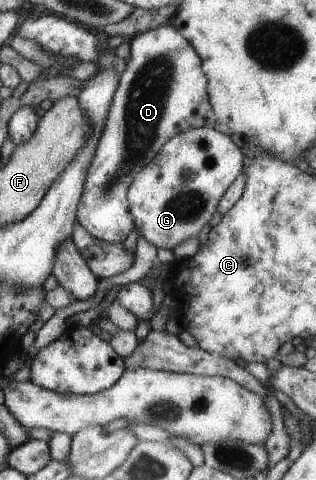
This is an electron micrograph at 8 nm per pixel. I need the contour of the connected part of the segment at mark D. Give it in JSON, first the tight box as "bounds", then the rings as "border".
{"bounds":[75,22,217,243],"border":[[[170,22],[129,38],[128,43],[130,52],[125,61],[126,68],[120,73],[118,88],[112,96],[102,134],[96,142],[94,156],[88,164],[75,216],[85,232],[88,232],[94,239],[107,243],[123,242],[133,228],[132,216],[128,212],[126,202],[126,192],[136,172],[148,160],[154,158],[158,148],[170,136],[179,134],[188,128],[213,128],[217,122],[207,100],[206,78],[200,70],[201,59]]]}

